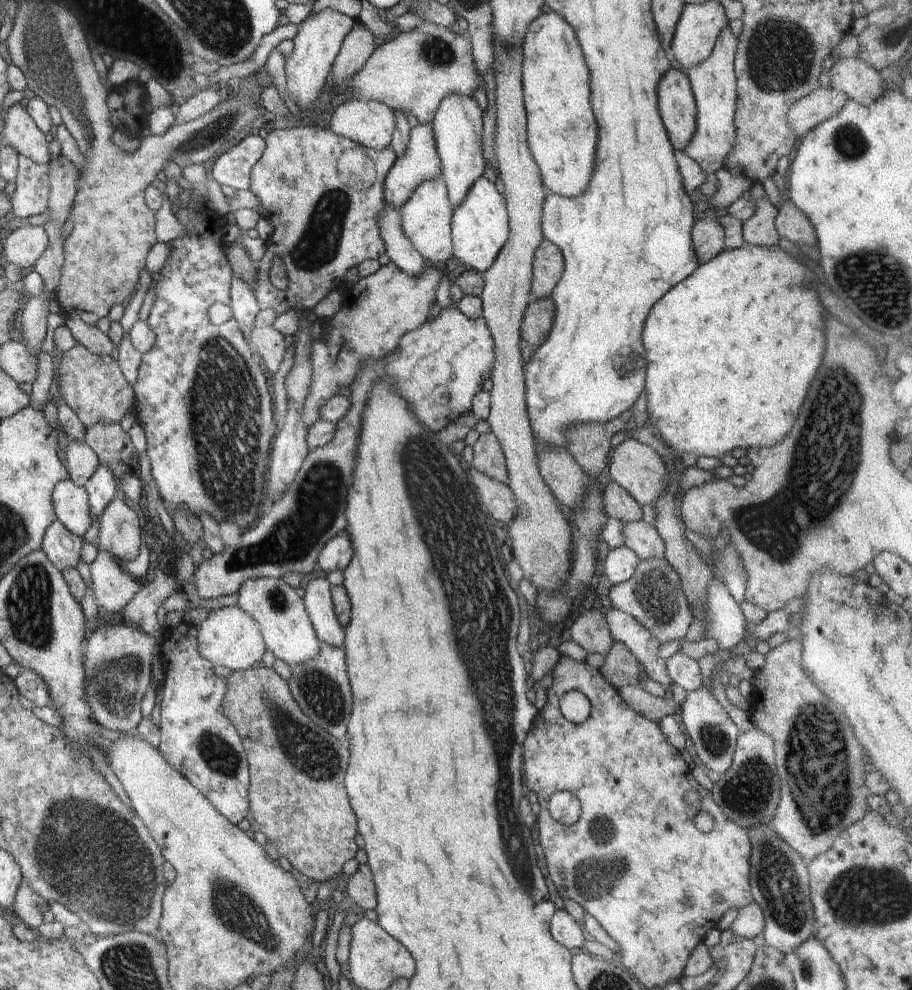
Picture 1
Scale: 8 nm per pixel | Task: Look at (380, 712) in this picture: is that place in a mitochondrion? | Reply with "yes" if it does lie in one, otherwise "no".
no

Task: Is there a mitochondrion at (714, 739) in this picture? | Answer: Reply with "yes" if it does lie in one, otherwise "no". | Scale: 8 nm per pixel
yes

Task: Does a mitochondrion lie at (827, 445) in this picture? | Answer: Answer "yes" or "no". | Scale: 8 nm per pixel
yes

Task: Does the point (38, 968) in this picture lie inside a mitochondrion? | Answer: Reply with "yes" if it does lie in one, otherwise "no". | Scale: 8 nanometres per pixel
no

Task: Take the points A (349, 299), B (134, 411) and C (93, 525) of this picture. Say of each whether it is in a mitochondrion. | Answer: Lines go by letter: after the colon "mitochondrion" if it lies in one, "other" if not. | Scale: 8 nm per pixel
A: other
B: other
C: other

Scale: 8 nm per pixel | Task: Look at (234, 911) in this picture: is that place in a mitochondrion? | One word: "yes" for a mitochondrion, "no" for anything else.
yes

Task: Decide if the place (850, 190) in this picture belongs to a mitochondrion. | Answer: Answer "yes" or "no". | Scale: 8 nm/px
no

